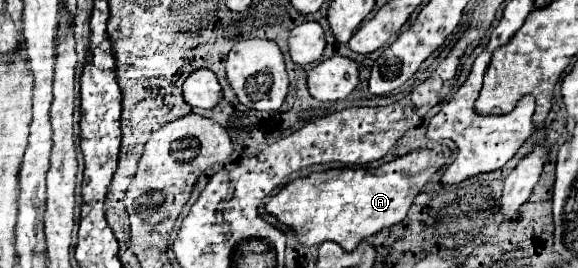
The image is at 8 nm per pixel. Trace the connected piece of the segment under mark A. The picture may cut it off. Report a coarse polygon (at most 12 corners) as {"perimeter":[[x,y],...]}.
{"perimeter":[[451,151],[315,171],[265,211],[353,251],[403,221]]}

